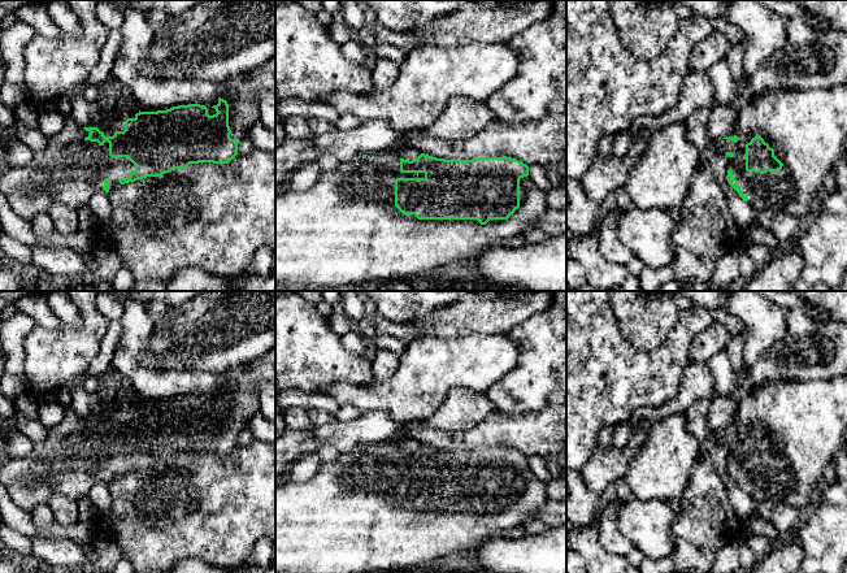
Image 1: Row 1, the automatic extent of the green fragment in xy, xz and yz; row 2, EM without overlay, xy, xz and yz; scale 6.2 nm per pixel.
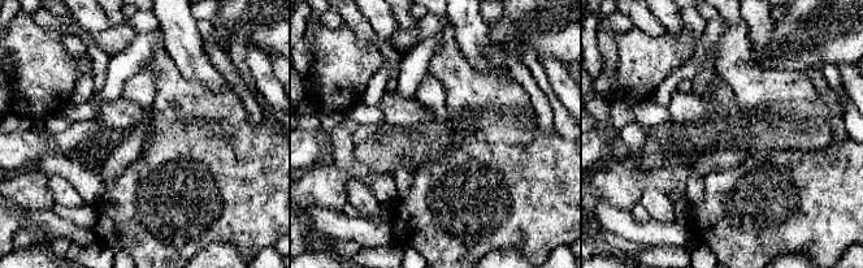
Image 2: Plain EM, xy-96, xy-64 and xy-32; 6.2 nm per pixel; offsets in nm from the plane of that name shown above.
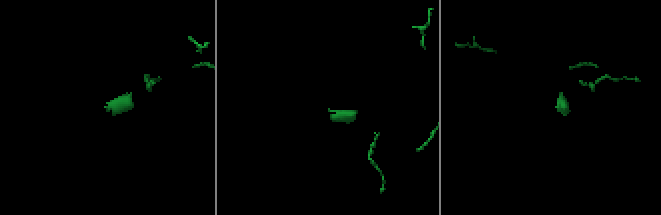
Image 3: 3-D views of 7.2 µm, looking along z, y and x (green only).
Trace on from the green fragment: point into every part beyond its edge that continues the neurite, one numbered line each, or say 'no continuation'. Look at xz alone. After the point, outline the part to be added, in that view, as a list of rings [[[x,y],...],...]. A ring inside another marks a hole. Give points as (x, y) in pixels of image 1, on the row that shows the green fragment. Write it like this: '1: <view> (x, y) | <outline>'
1: xz (346, 229) | [[[386,149],[375,153],[369,153],[366,157],[357,156],[349,161],[340,162],[336,169],[322,173],[317,183],[308,191],[284,191],[275,195],[275,290],[283,287],[343,287],[359,282],[388,281],[392,278],[404,279],[414,274],[434,274],[443,275],[449,273],[453,275],[457,270],[470,265],[478,259],[487,248],[499,246],[504,239],[516,235],[525,235],[534,229],[539,216],[547,212],[547,192],[535,186],[530,177],[520,179],[520,208],[509,216],[508,220],[490,220],[486,225],[481,225],[477,220],[418,220],[414,214],[403,214],[395,207],[395,179],[396,178],[425,178],[425,173],[401,173],[400,156],[396,151]]]

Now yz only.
1: yz (807, 129) | [[[847,83],[830,88],[774,91],[753,101],[738,100],[737,108],[734,129],[716,146],[717,151],[734,153],[727,157],[727,169],[733,170],[738,187],[748,197],[747,203],[759,213],[772,209],[804,217],[821,194],[825,175],[843,155],[847,138]],[[756,135],[774,149],[774,156],[783,164],[779,173],[746,170],[746,144]]]

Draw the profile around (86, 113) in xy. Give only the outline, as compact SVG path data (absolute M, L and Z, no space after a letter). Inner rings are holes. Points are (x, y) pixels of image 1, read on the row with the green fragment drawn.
M82 96L71 100L69 117L82 127L99 127L109 120L110 110L108 103L101 100L88 101Z

